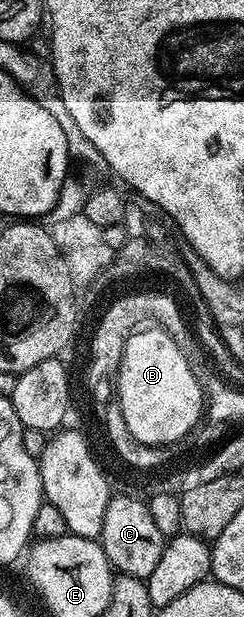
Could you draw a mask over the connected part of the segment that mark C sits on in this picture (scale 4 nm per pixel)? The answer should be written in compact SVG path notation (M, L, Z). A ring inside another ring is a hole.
M115 492L105 508L105 524L101 524L97 541L120 575L146 580L161 560L165 536L157 529L153 516L149 516L149 508L142 497L139 499L131 494Z

